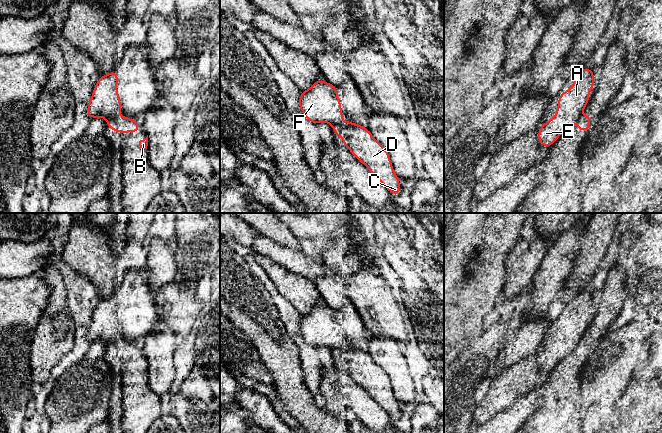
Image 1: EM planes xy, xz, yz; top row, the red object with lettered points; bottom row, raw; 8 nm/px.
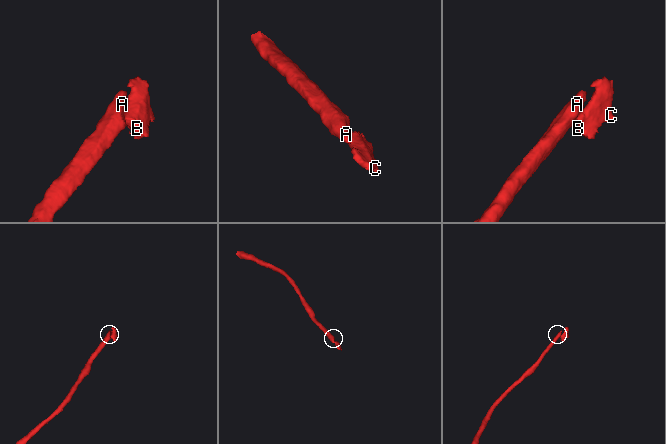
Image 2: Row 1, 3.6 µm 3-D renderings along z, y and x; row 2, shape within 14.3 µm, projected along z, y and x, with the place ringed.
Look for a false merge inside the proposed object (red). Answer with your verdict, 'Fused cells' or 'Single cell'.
Fused cells

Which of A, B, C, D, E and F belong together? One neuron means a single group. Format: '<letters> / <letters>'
A E F / B C D

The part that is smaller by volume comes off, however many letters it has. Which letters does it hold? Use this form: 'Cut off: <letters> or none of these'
Cut off: B, C, D

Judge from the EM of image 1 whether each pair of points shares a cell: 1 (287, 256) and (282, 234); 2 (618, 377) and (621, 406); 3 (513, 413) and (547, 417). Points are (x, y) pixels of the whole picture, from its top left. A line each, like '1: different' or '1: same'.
1: different
2: different
3: different

